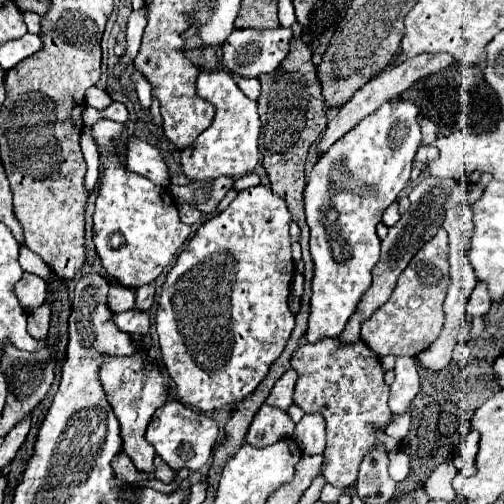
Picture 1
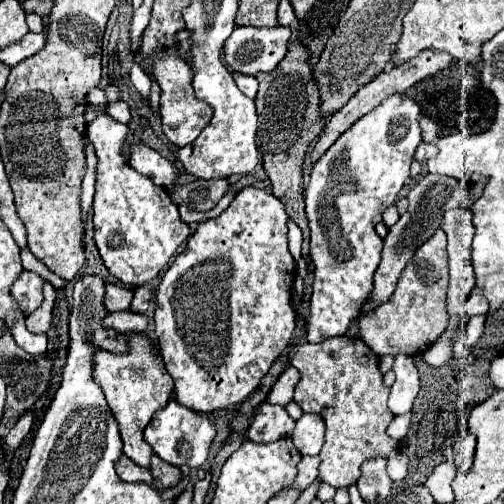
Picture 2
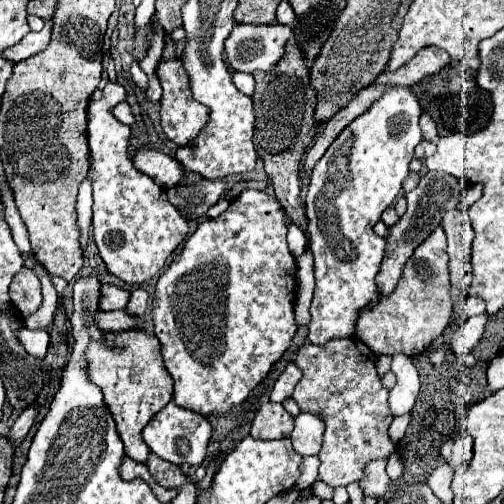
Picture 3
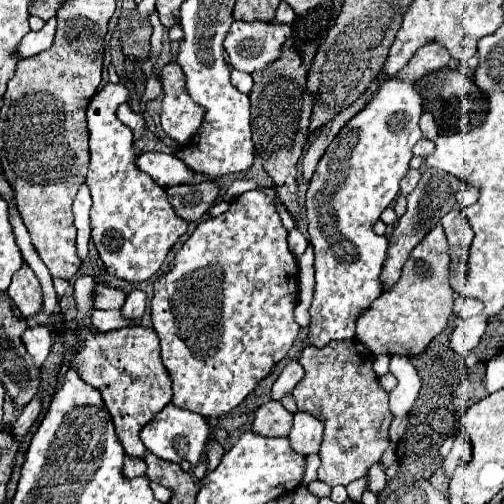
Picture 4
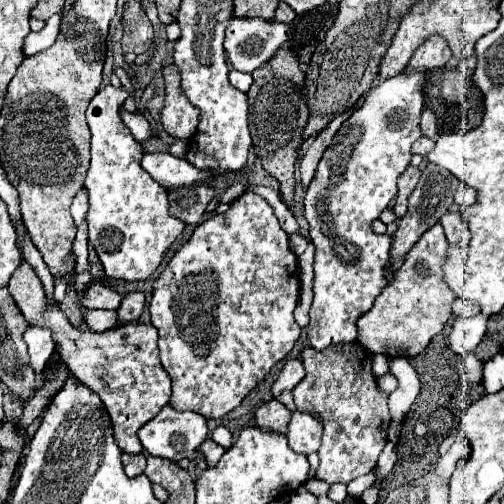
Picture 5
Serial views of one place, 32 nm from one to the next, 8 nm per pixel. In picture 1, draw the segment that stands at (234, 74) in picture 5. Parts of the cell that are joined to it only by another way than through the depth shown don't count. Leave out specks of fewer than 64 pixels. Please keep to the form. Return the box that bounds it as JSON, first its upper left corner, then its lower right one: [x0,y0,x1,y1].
[234,76,260,100]

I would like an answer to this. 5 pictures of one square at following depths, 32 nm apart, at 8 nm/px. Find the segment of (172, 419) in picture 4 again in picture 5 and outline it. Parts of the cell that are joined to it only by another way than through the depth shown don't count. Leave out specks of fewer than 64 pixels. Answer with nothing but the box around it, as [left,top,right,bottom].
[140,406,208,462]

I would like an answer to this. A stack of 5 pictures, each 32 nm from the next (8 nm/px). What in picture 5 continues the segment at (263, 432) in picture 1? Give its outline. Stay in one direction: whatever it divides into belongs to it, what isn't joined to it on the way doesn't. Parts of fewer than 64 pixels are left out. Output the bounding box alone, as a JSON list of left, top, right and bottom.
[256,400,290,432]

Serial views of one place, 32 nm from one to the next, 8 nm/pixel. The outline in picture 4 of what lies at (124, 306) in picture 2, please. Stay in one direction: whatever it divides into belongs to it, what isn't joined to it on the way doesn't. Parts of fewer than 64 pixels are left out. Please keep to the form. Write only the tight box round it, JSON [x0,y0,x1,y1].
[92,284,126,310]

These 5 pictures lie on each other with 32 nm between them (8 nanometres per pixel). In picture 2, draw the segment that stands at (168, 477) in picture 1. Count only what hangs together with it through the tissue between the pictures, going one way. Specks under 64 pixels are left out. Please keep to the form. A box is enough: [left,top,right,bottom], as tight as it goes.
[150,454,184,488]

